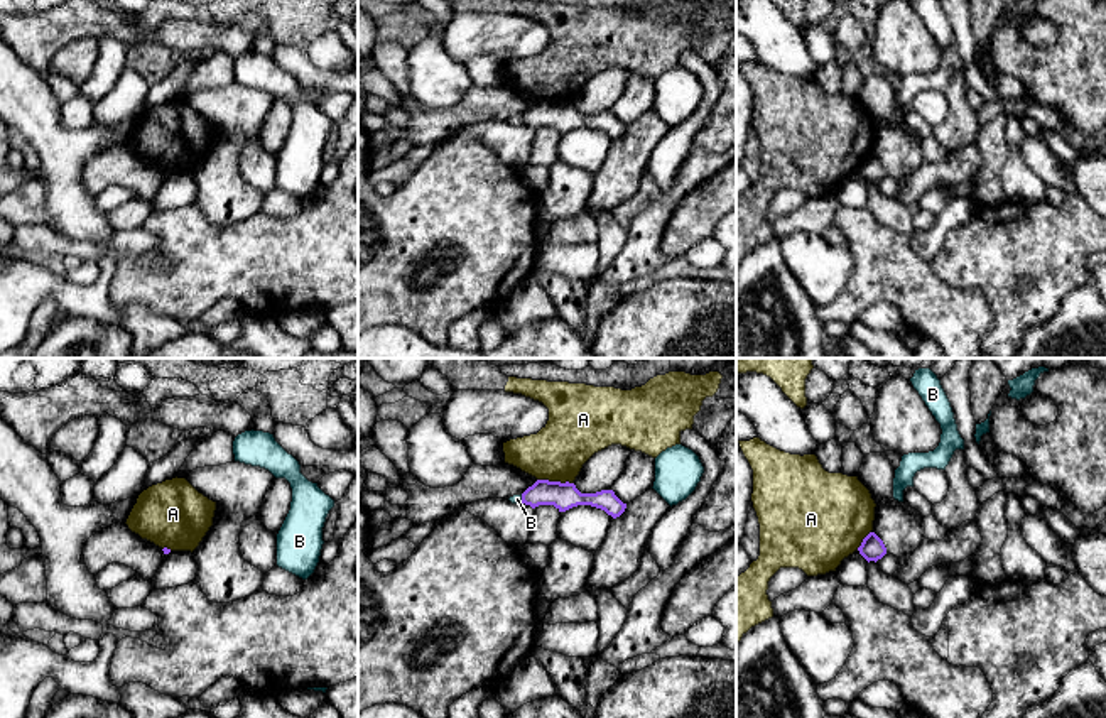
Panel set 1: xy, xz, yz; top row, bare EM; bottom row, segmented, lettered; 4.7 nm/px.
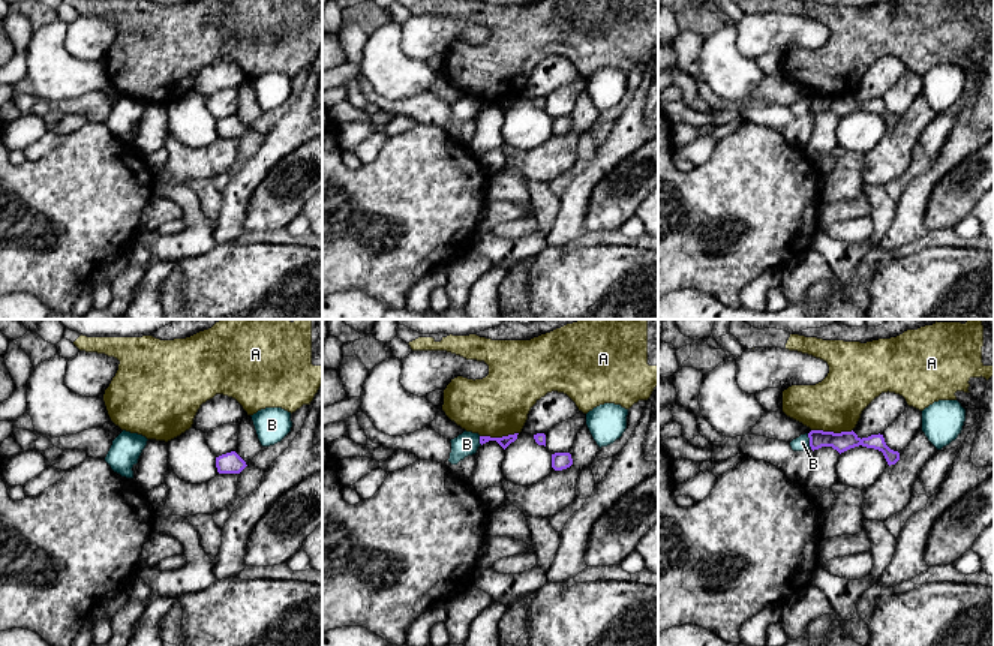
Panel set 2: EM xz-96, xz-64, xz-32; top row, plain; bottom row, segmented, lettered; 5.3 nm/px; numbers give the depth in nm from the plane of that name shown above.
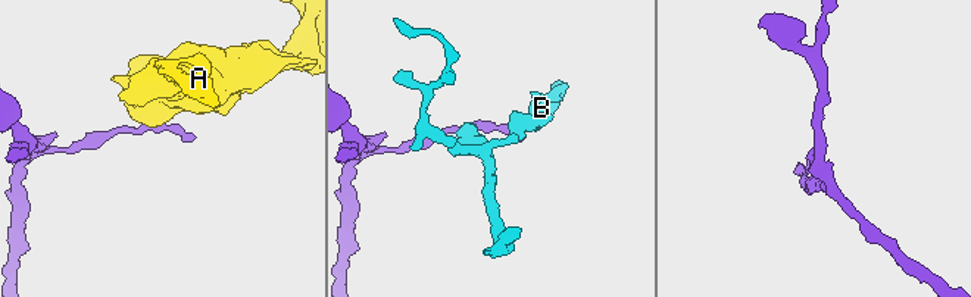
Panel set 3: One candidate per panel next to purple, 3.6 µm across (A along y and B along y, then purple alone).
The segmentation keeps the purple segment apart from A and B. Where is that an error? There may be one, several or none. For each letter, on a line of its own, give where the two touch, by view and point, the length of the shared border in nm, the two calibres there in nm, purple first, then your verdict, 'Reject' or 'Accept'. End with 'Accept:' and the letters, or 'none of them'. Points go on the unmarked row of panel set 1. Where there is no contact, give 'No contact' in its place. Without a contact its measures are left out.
A: Touches purple at xz (556, 103). Shared border 180 nm. Thickness 130 nm (purple) against 280 nm. Reject
B: Touches purple at xz (522, 120). Shared border 50 nm. Thickness 130 nm (purple) against 50 nm. Reject
Accept: none of them

